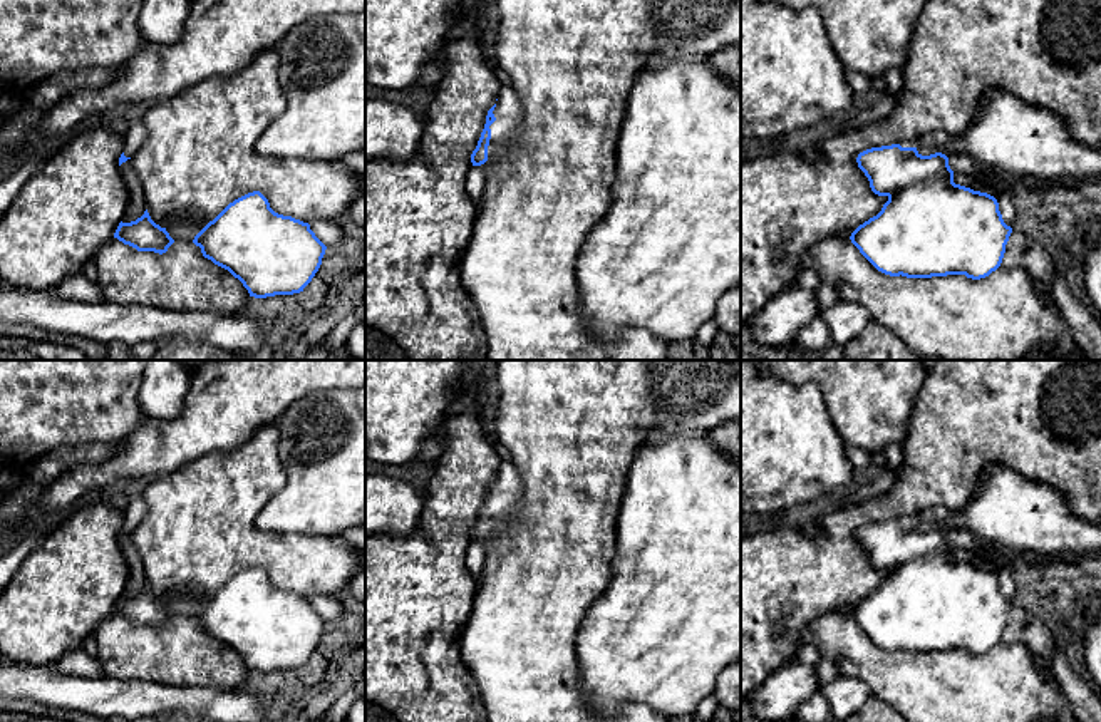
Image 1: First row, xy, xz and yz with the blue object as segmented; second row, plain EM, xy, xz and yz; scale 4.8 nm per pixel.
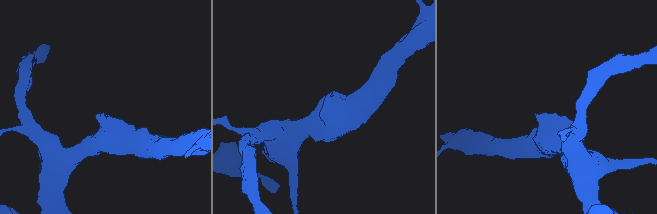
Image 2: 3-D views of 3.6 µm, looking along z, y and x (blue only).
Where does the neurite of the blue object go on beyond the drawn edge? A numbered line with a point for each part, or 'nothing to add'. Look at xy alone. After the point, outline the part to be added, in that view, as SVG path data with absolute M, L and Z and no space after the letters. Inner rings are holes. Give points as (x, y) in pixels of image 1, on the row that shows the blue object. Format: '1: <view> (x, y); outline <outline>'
1: xy (134, 136); outline M141 121L131 122L124 134L124 156L132 157L139 146L146 141L146 127Z

